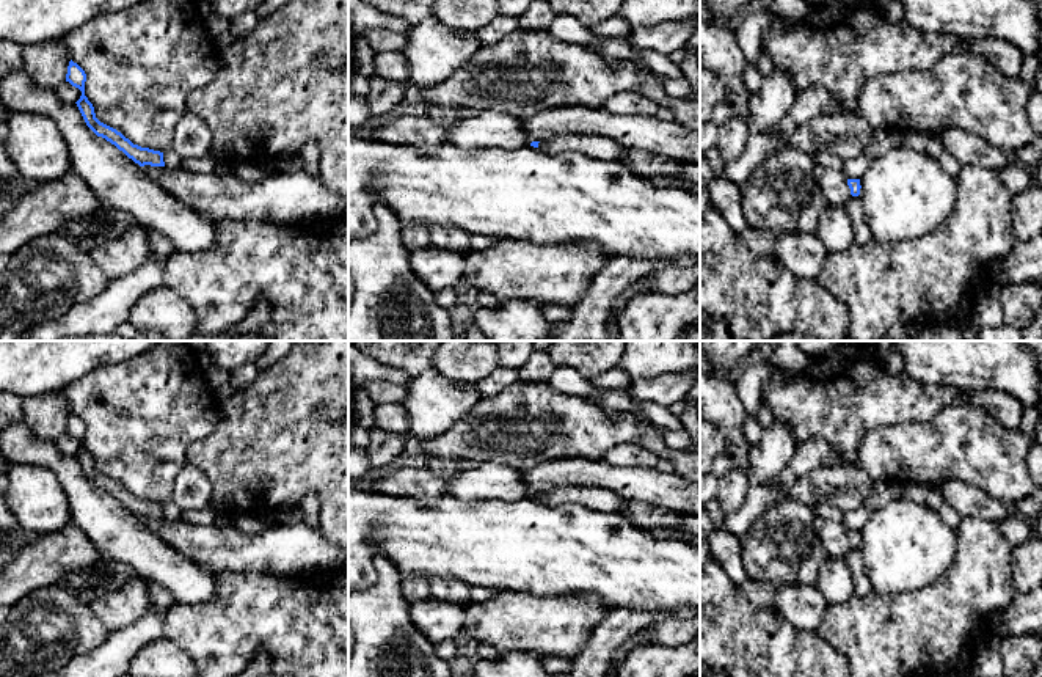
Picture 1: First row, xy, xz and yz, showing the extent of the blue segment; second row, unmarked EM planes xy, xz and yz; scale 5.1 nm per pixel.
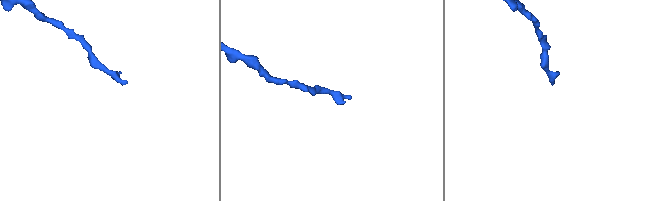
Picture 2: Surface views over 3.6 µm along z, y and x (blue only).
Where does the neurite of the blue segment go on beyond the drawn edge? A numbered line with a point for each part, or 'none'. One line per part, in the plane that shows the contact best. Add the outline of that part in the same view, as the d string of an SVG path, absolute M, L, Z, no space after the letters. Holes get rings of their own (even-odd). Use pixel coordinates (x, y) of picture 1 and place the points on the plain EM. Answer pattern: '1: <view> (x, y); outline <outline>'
none

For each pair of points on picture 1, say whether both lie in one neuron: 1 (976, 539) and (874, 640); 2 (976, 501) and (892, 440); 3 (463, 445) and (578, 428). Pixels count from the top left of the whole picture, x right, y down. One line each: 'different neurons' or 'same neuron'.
1: same neuron
2: different neurons
3: same neuron

